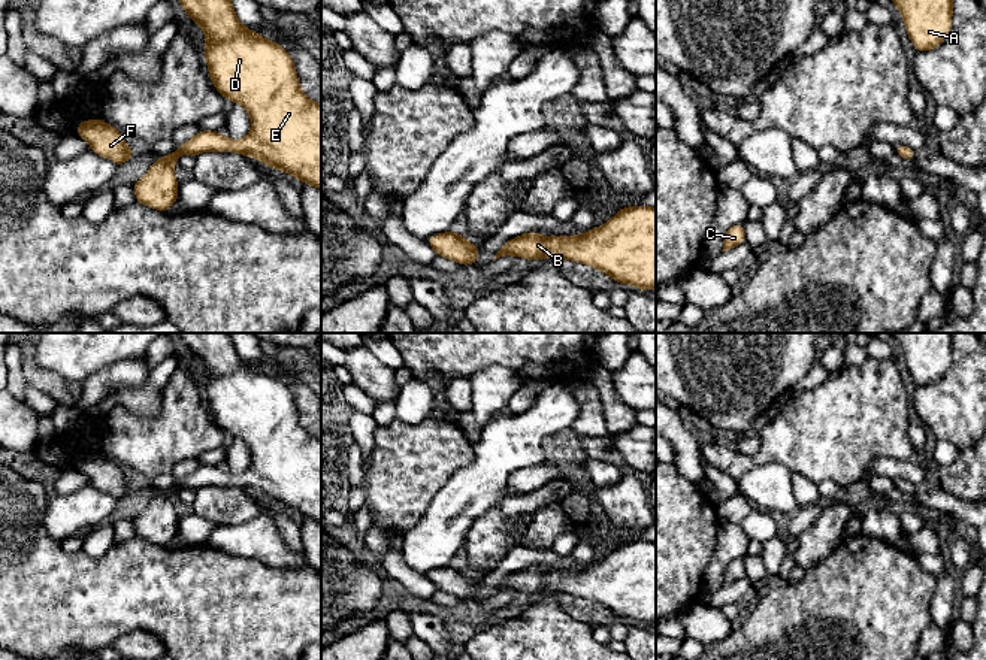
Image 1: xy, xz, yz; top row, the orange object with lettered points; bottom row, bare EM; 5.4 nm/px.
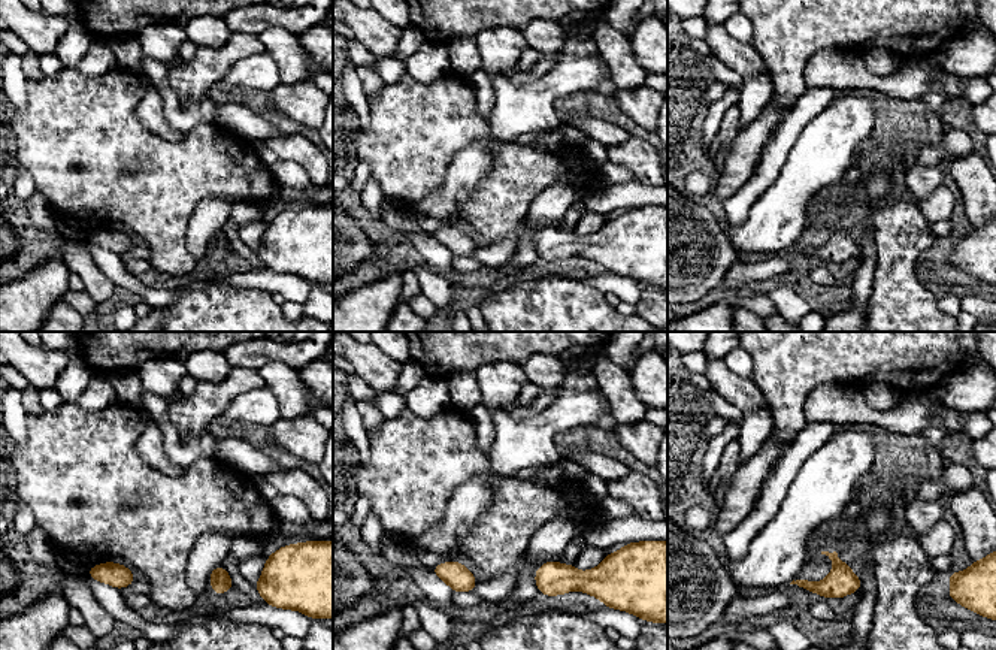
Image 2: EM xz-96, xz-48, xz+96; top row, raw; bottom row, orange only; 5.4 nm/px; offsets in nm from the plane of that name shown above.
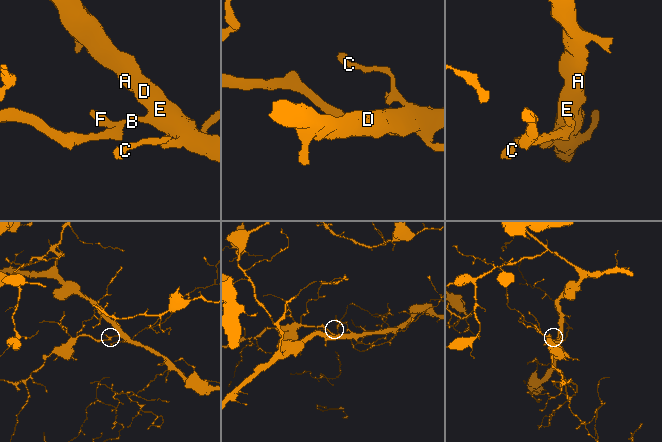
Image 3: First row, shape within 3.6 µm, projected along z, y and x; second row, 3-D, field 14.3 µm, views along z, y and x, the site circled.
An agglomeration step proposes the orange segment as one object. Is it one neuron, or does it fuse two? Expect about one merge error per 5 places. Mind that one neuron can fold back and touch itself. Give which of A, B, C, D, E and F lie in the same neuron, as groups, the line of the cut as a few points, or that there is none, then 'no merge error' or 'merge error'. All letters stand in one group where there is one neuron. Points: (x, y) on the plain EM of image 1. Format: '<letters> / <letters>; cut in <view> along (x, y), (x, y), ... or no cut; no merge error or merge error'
A B C D E F; no cut; no merge error

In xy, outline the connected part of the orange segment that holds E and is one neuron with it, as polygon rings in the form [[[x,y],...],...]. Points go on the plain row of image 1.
[[[178,333],[187,349],[206,370],[205,394],[209,412],[218,427],[233,438],[241,438],[249,448],[251,467],[241,475],[202,464],[170,490],[152,497],[148,508],[133,518],[136,536],[152,544],[167,545],[178,535],[178,515],[173,497],[185,487],[197,490],[206,485],[241,487],[254,491],[272,503],[291,508],[305,518],[321,524],[321,439],[308,433],[299,420],[290,388],[275,376],[245,363],[230,333]]]

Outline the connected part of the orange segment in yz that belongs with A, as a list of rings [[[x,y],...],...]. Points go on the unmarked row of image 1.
[[[890,333],[919,387],[938,382],[952,364],[953,333]]]

